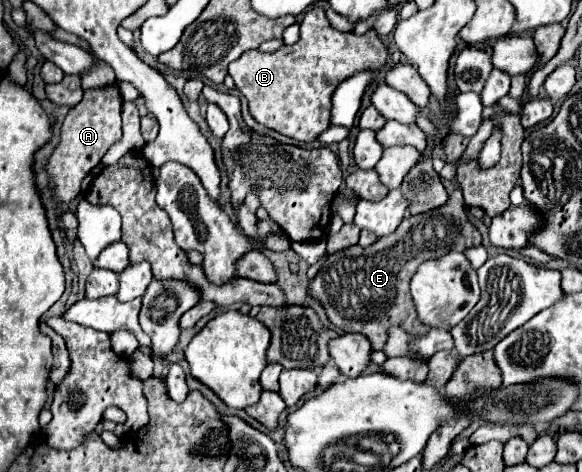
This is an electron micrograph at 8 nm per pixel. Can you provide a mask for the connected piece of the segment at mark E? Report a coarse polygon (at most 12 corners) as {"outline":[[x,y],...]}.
{"outline":[[456,188],[372,246],[328,254],[308,296],[382,350],[416,334],[408,280],[424,260],[478,246]]}

